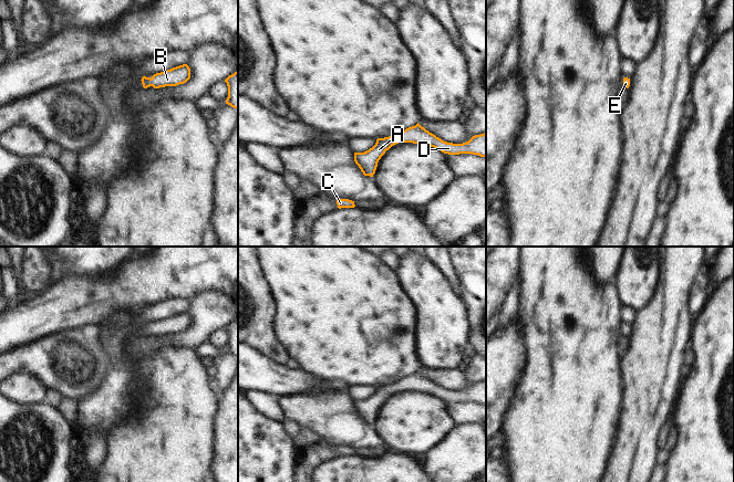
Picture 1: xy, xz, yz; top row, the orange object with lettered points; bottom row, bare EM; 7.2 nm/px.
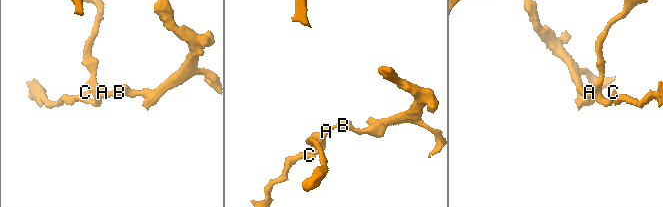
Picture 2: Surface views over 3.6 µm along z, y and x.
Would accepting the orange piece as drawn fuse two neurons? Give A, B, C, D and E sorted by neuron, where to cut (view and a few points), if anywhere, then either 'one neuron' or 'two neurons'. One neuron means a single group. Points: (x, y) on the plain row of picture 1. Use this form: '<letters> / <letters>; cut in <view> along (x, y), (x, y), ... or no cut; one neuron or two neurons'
A B C D E; no cut; one neuron

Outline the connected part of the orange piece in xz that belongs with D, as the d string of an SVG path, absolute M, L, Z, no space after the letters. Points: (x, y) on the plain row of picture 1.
M417 370L403 378L399 384L378 386L375 392L369 398L354 400L354 409L364 423L373 425L381 405L400 389L431 394L448 402L473 401L486 405L486 380L475 383L466 390L453 391L442 388Z

